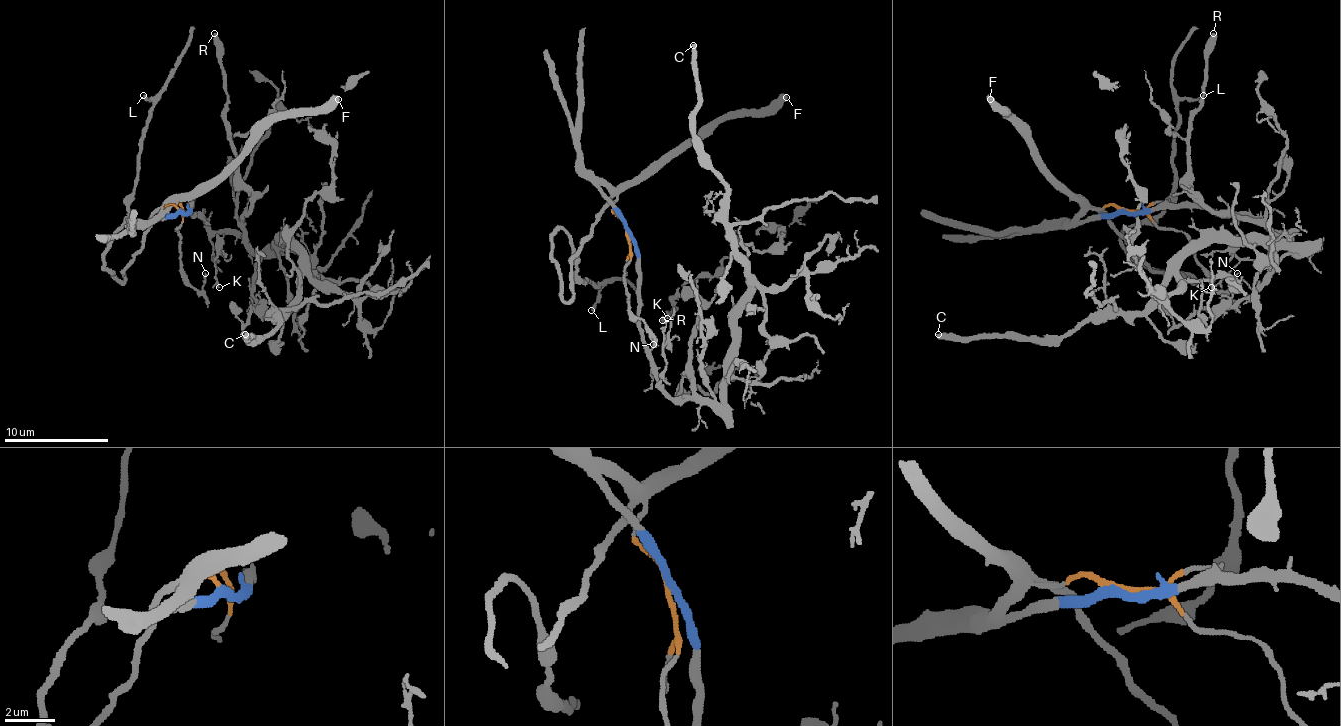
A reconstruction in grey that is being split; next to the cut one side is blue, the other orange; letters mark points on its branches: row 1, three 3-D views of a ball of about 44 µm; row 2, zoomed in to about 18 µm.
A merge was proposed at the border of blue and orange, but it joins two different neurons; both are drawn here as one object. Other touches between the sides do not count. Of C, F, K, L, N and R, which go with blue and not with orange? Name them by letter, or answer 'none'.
C, K, R

